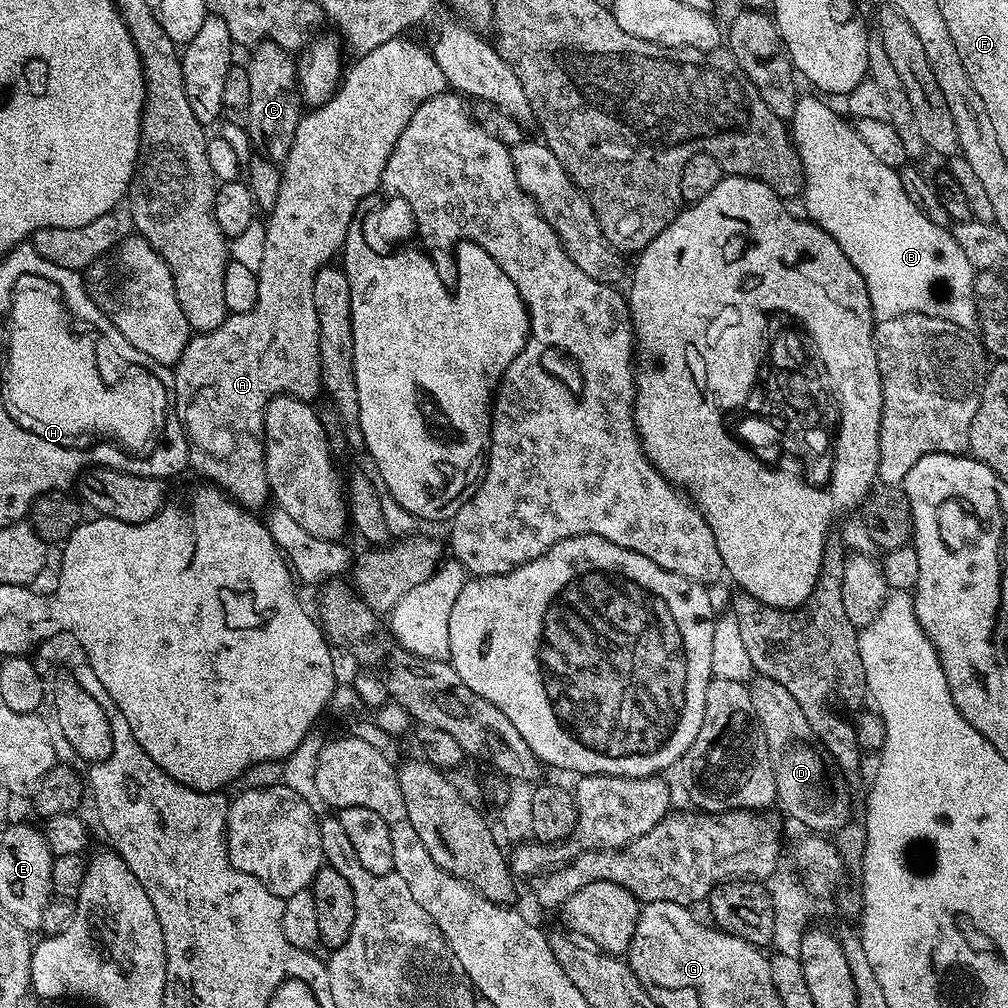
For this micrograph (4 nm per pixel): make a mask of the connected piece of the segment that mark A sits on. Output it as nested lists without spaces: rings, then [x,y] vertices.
[[[399,38],[384,42],[382,46],[375,47],[364,57],[355,61],[352,69],[343,73],[342,79],[335,92],[324,104],[313,107],[301,115],[298,122],[298,130],[294,130],[294,142],[290,146],[288,159],[283,161],[280,174],[280,185],[278,186],[278,202],[272,207],[271,212],[266,216],[265,240],[262,246],[262,266],[256,272],[258,282],[258,302],[249,312],[234,312],[229,314],[218,326],[209,332],[201,332],[189,339],[186,350],[180,355],[179,362],[174,365],[174,383],[176,386],[176,413],[180,424],[184,427],[184,437],[188,443],[188,462],[191,471],[196,471],[197,477],[203,478],[207,483],[214,484],[224,491],[224,495],[235,500],[241,508],[249,510],[260,510],[264,503],[269,503],[270,493],[268,490],[268,479],[266,478],[266,466],[264,465],[264,409],[269,402],[281,394],[296,396],[300,400],[309,402],[315,401],[316,395],[321,395],[322,385],[320,382],[320,339],[318,338],[318,314],[314,314],[314,274],[319,268],[325,267],[332,255],[339,253],[344,246],[344,239],[350,230],[350,226],[357,219],[361,211],[360,203],[367,196],[372,196],[381,187],[380,179],[386,170],[386,162],[402,134],[406,130],[406,122],[414,118],[414,110],[422,102],[434,98],[439,92],[448,88],[446,74],[437,68],[432,53],[427,47],[415,44],[408,38]]]

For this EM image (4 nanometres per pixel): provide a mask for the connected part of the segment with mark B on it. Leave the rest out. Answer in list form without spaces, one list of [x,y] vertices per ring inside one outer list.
[[[811,94],[812,96],[801,95],[795,106],[795,113],[790,121],[790,130],[793,137],[793,144],[796,145],[800,161],[804,167],[804,191],[802,193],[802,201],[804,200],[804,208],[807,219],[816,224],[822,230],[826,230],[826,234],[830,234],[830,238],[834,238],[834,242],[838,242],[838,246],[842,246],[842,254],[846,254],[846,258],[850,258],[850,262],[854,266],[854,270],[860,275],[863,281],[863,291],[867,297],[867,307],[870,309],[871,315],[877,321],[889,320],[890,318],[898,318],[902,314],[926,314],[927,316],[937,316],[938,318],[946,318],[946,322],[954,322],[954,326],[962,326],[963,328],[972,330],[976,328],[976,307],[974,306],[974,278],[976,272],[970,266],[966,254],[962,254],[962,246],[958,246],[958,242],[952,236],[951,231],[947,227],[940,227],[922,214],[910,202],[906,196],[906,192],[902,188],[900,181],[900,173],[895,168],[886,166],[883,162],[878,162],[878,158],[874,158],[873,152],[867,147],[866,142],[862,141],[859,131],[847,120],[842,120],[839,114],[826,103],[822,102],[821,97]]]

